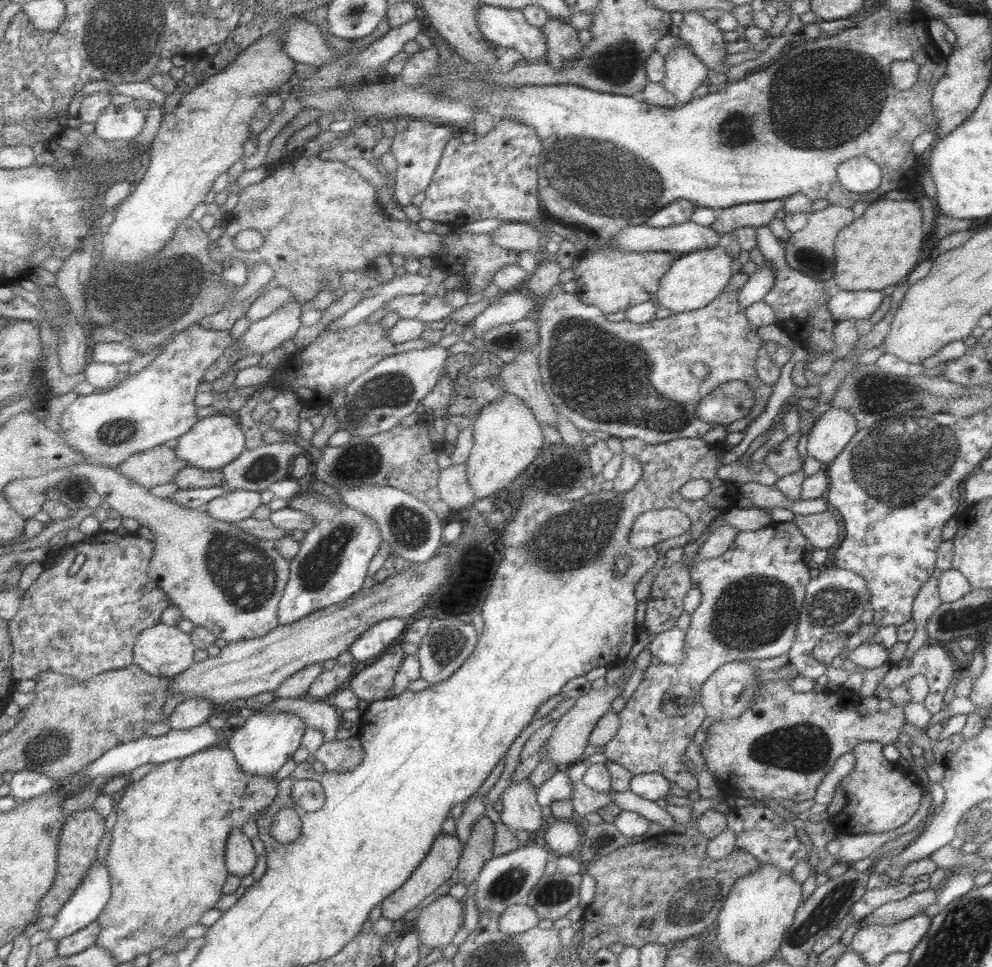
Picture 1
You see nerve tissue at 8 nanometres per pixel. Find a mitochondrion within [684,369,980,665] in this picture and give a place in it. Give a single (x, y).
(897, 470)

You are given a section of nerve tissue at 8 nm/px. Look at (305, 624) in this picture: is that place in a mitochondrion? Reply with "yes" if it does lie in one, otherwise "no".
no

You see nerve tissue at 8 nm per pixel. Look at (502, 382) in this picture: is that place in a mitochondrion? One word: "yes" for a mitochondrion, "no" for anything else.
no

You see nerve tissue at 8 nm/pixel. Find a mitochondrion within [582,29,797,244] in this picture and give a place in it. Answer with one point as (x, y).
(618, 64)

